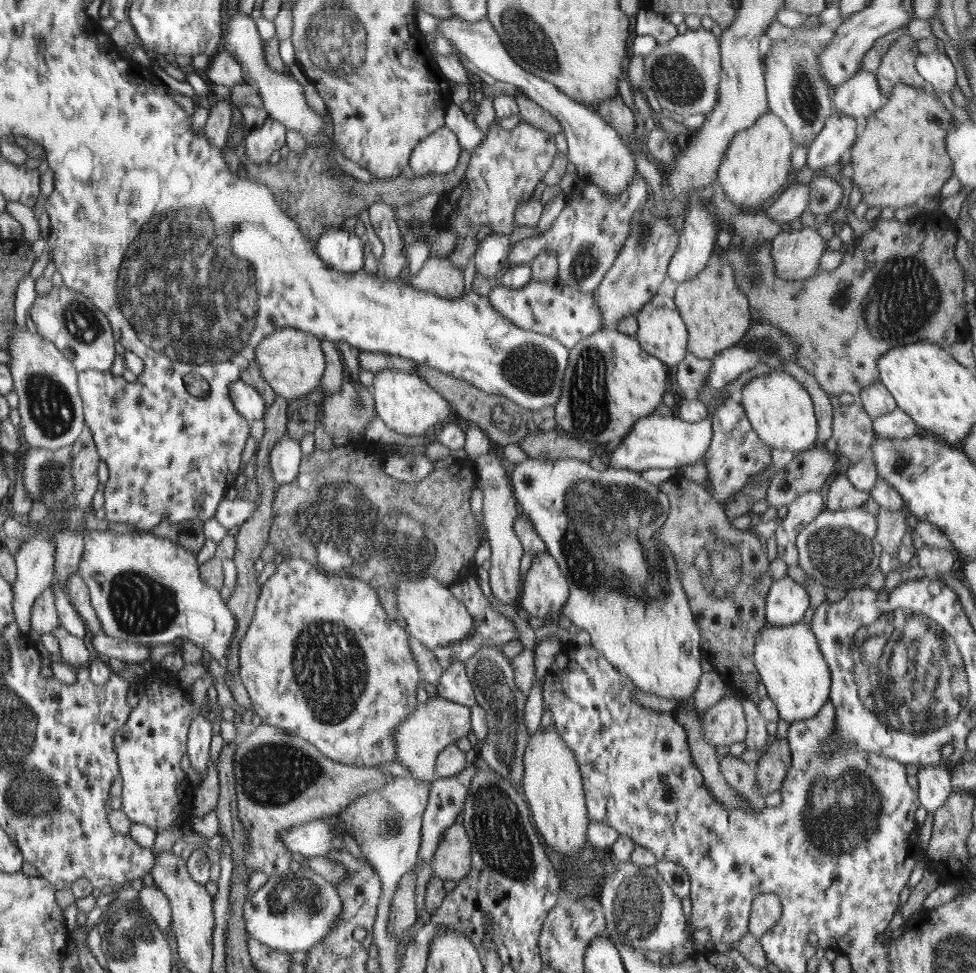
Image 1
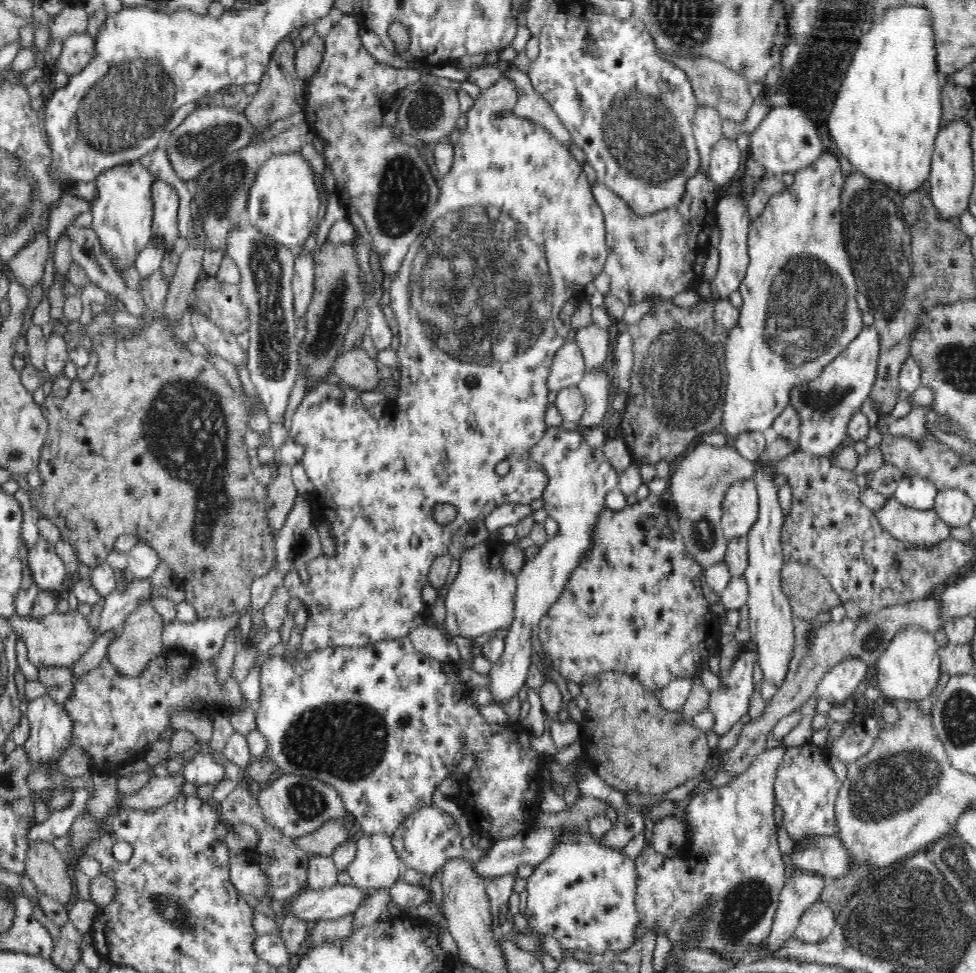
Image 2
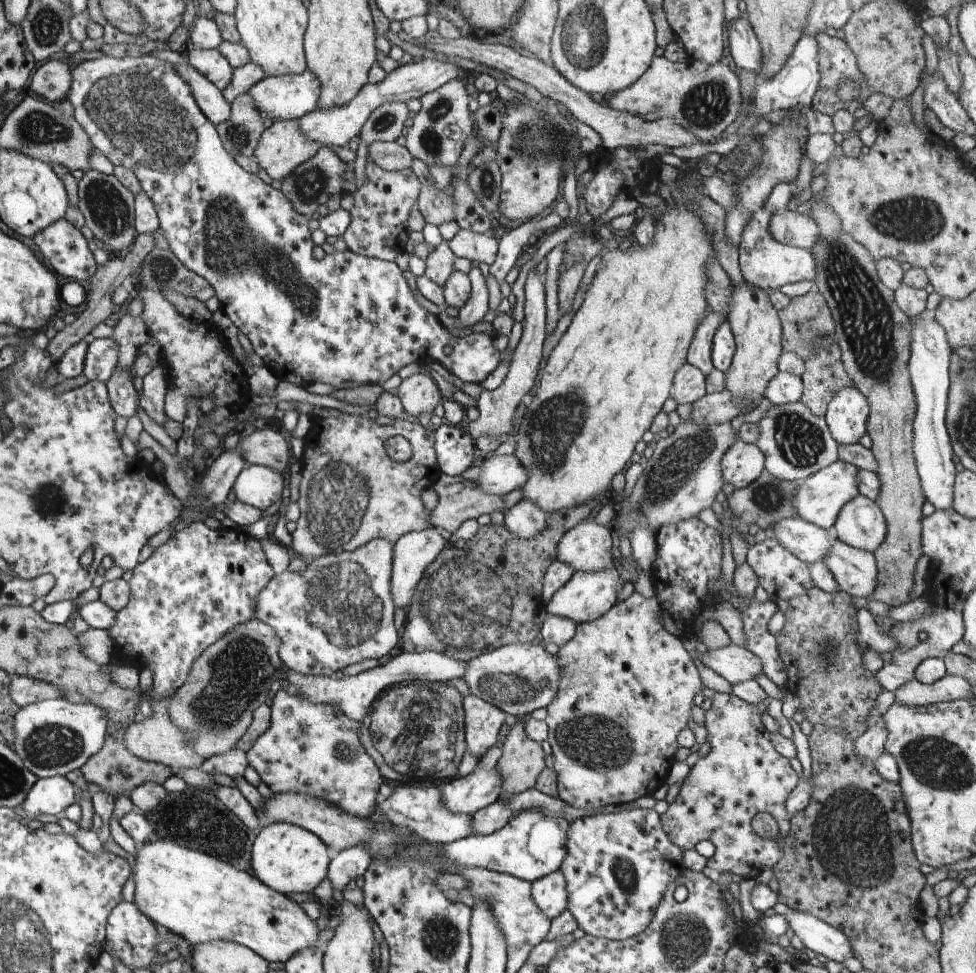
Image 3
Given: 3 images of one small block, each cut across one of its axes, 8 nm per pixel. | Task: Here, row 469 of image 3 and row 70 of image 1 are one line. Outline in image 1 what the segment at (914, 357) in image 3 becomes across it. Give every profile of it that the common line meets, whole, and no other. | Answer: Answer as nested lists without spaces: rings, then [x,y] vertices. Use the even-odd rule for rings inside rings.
[[[938,51],[922,54],[915,61],[918,74],[931,90],[952,92],[956,85],[956,69],[946,54]]]

